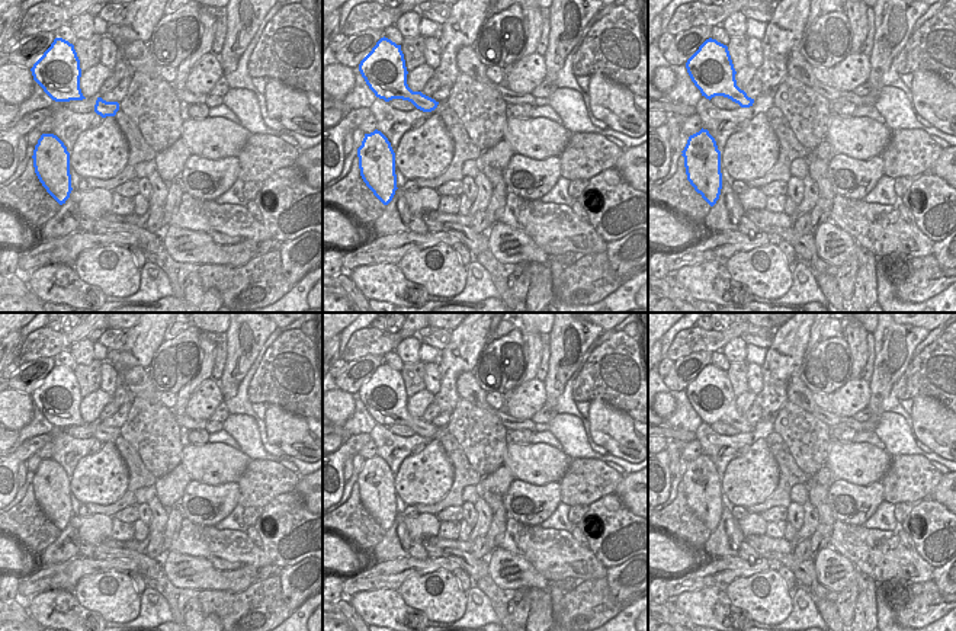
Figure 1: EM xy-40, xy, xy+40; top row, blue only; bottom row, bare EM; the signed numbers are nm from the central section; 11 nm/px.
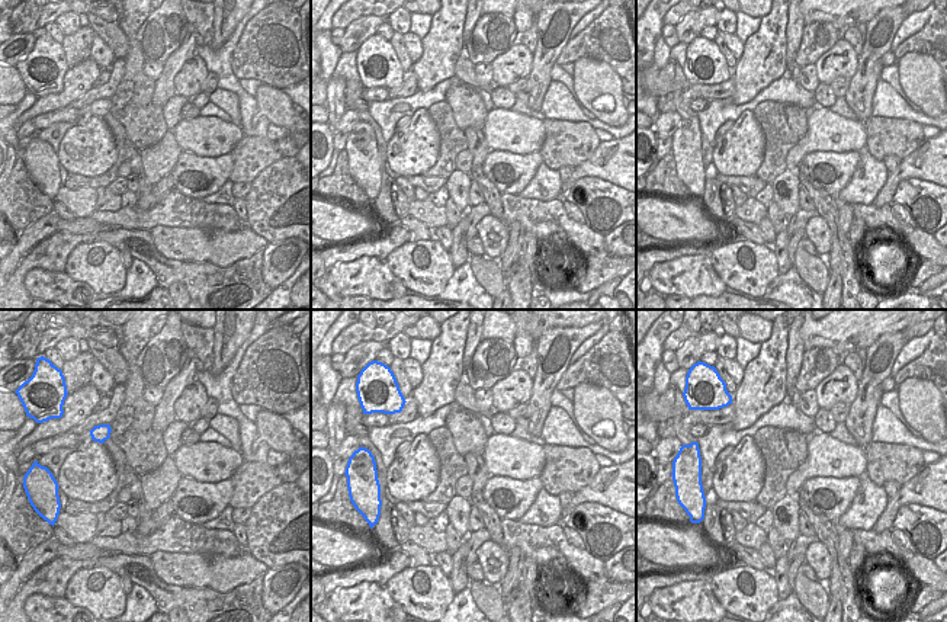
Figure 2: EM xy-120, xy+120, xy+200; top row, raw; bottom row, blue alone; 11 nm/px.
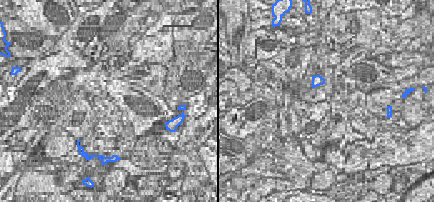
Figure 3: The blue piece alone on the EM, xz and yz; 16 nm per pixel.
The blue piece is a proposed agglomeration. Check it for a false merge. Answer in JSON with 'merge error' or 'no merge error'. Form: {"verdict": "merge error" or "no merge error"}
{"verdict": "no merge error"}

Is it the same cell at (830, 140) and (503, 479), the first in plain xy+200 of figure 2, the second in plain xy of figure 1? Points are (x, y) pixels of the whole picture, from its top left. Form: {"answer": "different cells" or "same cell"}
{"answer": "different cells"}

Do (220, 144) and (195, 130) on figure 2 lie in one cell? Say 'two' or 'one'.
one

